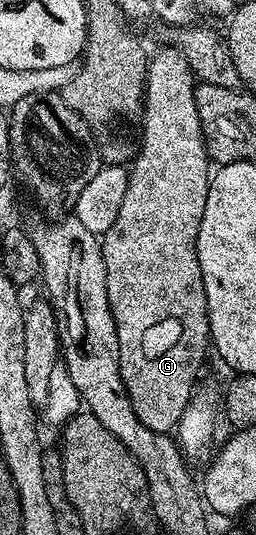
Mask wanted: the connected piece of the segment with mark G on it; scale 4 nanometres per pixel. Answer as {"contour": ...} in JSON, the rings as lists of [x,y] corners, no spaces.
{"contour":[[[174,47],[166,48],[161,50],[160,53],[152,52],[150,54],[147,63],[147,83],[143,87],[143,107],[141,110],[143,142],[137,145],[137,152],[130,162],[127,186],[125,187],[123,202],[117,211],[117,219],[113,219],[113,223],[101,237],[103,262],[107,268],[107,294],[109,295],[111,314],[115,320],[117,343],[119,344],[121,379],[125,383],[125,391],[129,395],[129,403],[133,403],[133,411],[137,411],[137,419],[141,419],[141,423],[145,423],[145,427],[149,427],[149,431],[157,431],[158,433],[171,433],[178,430],[181,415],[187,410],[187,406],[190,405],[192,396],[196,392],[195,380],[198,379],[199,368],[203,365],[203,352],[209,349],[211,345],[211,328],[209,327],[209,315],[207,314],[205,283],[201,275],[201,263],[197,259],[199,224],[201,223],[201,215],[205,215],[205,199],[211,186],[209,169],[207,173],[207,165],[209,166],[207,147],[203,143],[201,119],[197,115],[197,103],[195,102],[197,78],[192,73],[187,60],[180,55],[178,49]]]}

